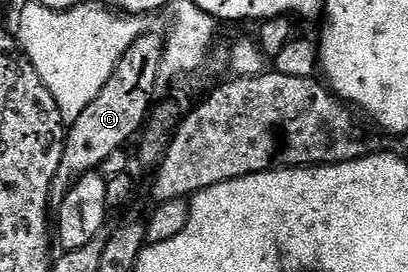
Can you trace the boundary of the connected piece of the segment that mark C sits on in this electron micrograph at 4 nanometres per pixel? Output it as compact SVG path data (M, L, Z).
M143 32L142 36L128 46L114 69L110 71L110 77L104 83L102 90L75 121L69 122L66 130L66 146L60 159L60 167L50 184L50 209L57 211L62 206L64 199L75 181L85 173L97 170L112 151L123 148L130 136L139 132L140 126L148 116L151 108L150 92L158 81L158 73L163 72L162 55L164 41L160 36Z

